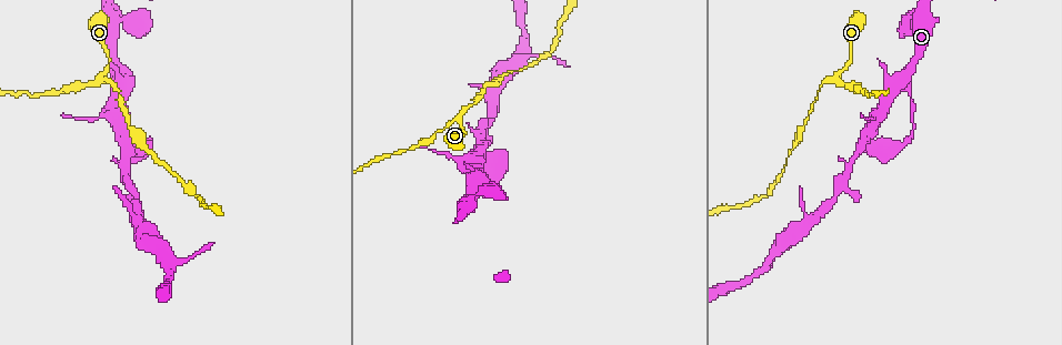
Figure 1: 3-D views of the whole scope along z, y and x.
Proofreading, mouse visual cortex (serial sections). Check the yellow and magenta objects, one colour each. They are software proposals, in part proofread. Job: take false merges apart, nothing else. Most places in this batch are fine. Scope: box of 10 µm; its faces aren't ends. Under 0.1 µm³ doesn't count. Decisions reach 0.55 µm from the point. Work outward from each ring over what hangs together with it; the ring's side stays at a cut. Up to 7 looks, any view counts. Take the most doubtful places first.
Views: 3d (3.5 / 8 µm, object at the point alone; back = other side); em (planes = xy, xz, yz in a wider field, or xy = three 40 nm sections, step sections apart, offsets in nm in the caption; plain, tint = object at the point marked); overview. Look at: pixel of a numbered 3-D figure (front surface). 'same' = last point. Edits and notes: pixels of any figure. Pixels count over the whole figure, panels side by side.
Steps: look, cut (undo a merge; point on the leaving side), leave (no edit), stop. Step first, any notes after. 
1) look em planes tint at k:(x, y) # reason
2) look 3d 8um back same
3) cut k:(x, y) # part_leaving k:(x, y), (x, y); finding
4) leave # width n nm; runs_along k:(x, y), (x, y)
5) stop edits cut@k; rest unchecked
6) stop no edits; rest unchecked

look 3d 3.5um at 1:(477, 185) # arms part here

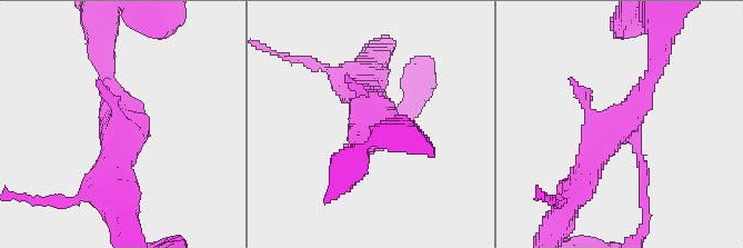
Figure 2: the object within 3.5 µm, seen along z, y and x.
look em xy step 2 tint at 2:(119, 123)

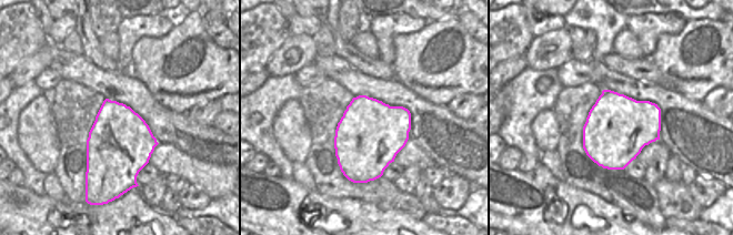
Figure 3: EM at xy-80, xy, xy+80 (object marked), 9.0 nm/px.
leave # width 600 nm; runs_along 2:(656, 60), (583, 179); continuous, no second cell

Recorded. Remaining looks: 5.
look 3d 3.5um back at 1:(835, 199) # a narrow waist

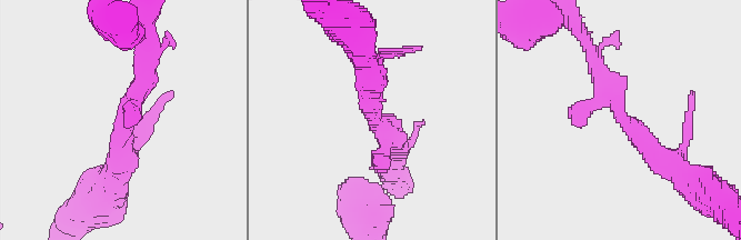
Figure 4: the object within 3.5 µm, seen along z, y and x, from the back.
look em xy step 1 tint at 4:(620, 118) # now the EM

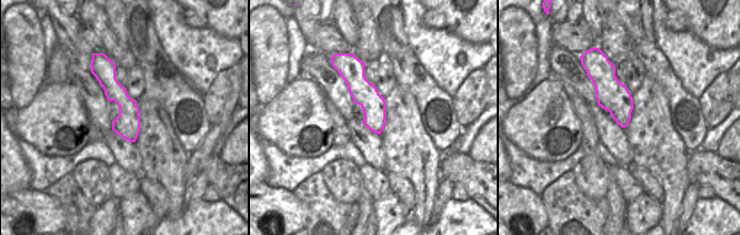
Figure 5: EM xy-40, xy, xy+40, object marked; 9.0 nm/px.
look em xy step 2 tint same # another direction

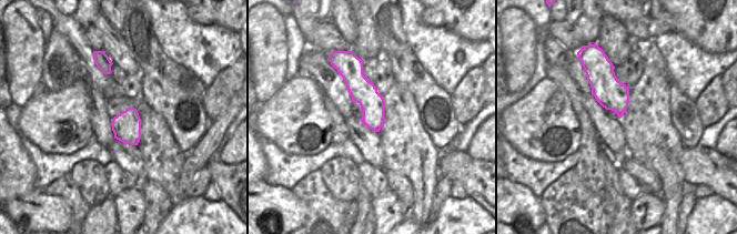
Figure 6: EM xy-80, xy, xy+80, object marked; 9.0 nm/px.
leave # runs_along 4:(591, 54), (622, 120), (673, 168); all the same cell

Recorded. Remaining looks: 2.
stop no edits; rest unchecked

